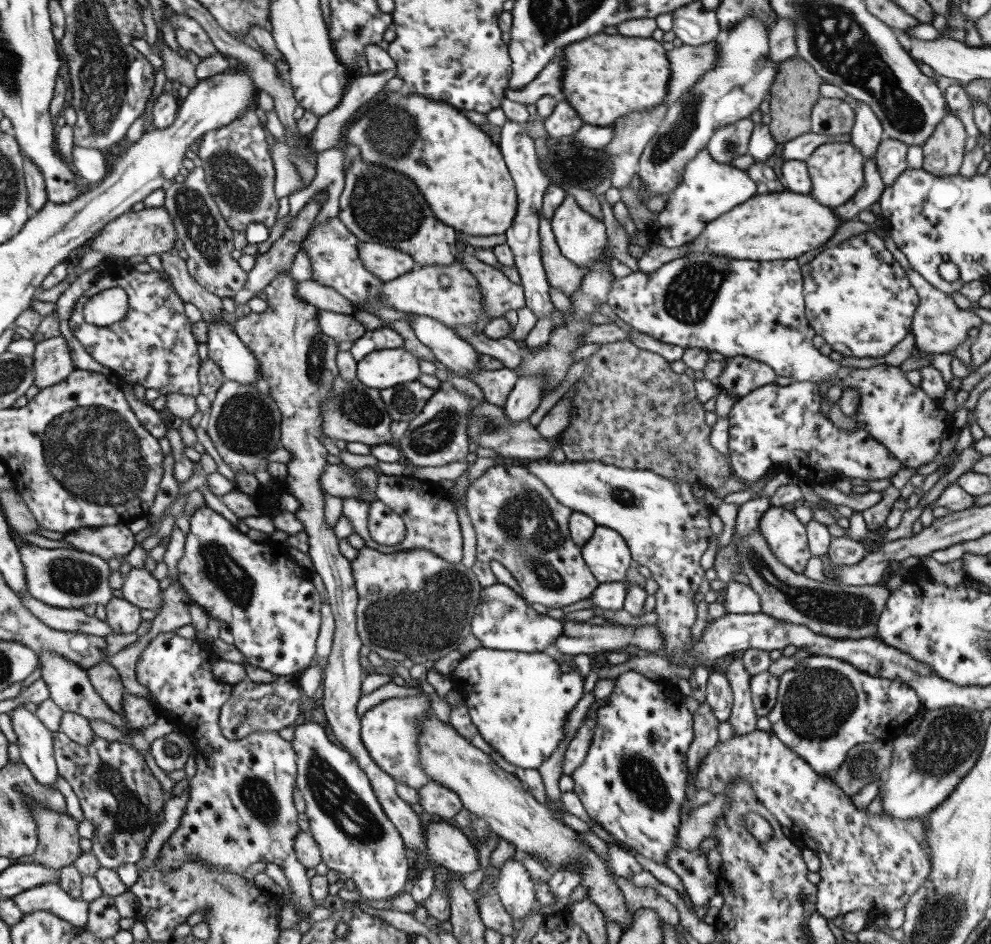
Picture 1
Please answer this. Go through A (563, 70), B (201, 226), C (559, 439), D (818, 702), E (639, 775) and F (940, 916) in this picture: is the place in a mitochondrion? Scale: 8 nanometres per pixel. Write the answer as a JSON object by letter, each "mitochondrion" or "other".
{"A":"other","B":"mitochondrion","C":"other","D":"mitochondrion","E":"mitochondrion","F":"mitochondrion"}

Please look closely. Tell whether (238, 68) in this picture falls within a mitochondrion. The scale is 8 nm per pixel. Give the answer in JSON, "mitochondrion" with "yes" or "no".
{"mitochondrion":"no"}

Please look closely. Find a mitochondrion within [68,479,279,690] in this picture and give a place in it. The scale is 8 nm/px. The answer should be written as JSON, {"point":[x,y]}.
{"point":[216,568]}

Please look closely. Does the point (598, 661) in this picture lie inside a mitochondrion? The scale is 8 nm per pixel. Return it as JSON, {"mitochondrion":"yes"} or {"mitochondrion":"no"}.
{"mitochondrion":"no"}

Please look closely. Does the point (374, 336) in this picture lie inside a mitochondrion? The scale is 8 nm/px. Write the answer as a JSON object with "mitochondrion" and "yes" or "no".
{"mitochondrion":"no"}

